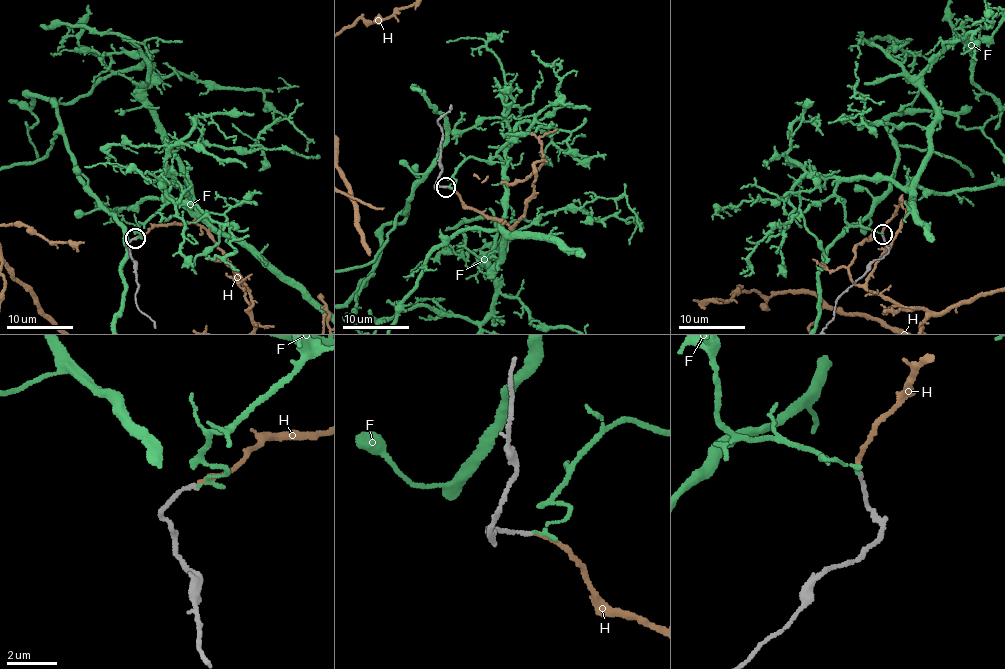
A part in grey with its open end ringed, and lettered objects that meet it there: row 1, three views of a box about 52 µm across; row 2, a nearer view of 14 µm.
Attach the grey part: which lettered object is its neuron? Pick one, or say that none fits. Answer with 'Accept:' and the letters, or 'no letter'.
Accept: H

